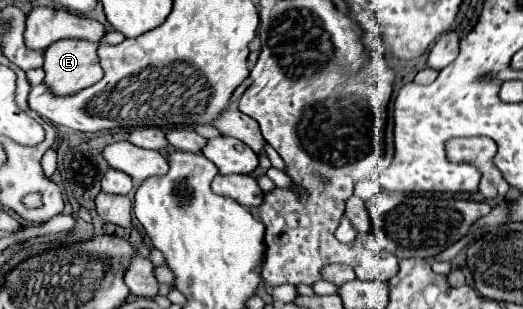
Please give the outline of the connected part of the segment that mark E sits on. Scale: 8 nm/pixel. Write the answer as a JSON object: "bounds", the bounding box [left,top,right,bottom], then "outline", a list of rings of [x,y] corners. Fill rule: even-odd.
{"bounds":[45,39,103,95],"outline":[[[61,39],[45,51],[45,83],[57,95],[77,93],[103,77],[97,57],[99,43]]]}

